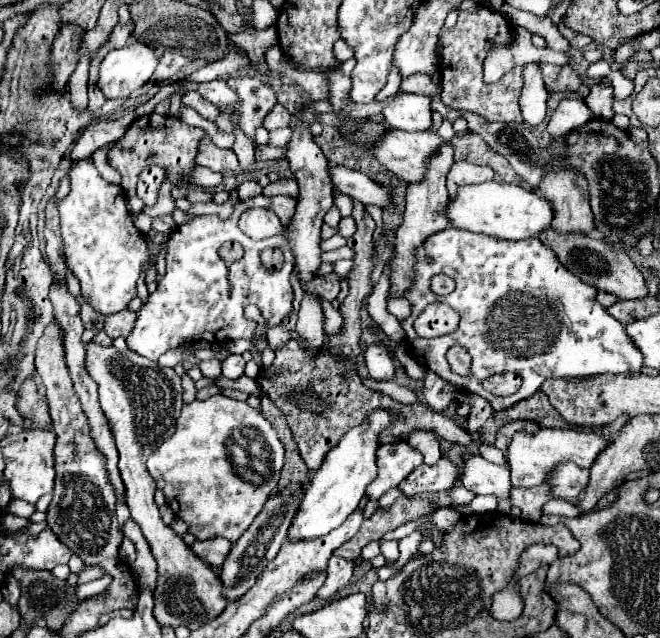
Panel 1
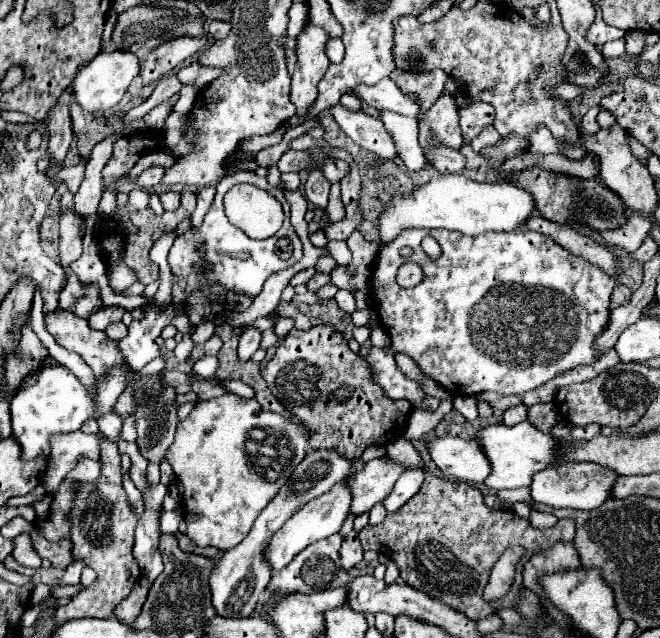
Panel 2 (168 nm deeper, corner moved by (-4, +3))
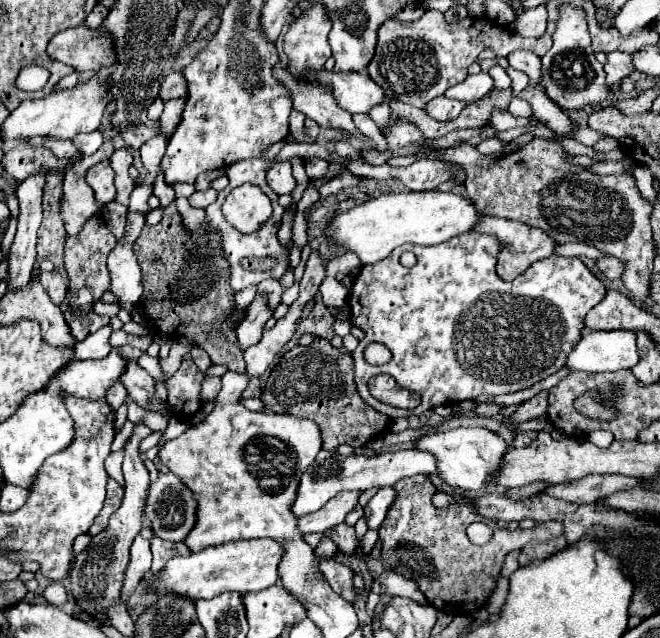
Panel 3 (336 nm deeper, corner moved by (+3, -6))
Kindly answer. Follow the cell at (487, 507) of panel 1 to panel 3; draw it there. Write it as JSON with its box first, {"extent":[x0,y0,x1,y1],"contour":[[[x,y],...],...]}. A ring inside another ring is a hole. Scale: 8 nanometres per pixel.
{"extent":[417,428,509,492],"contour":[[[455,428],[455,430],[445,430],[445,432],[435,432],[431,436],[423,436],[417,442],[417,448],[433,452],[437,456],[439,478],[445,484],[455,486],[459,490],[467,490],[467,492],[481,492],[487,488],[489,482],[493,482],[493,476],[499,470],[509,446],[499,434],[487,428]]]}

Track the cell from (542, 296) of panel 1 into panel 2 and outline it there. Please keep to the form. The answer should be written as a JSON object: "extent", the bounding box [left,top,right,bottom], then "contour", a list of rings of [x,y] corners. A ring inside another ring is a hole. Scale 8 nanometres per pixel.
{"extent":[366,227,618,407],"contour":[[[520,227],[520,229],[512,231],[512,233],[494,233],[494,231],[488,231],[488,235],[474,235],[474,237],[460,235],[460,233],[456,233],[456,231],[444,231],[444,229],[436,229],[436,231],[406,229],[406,231],[402,231],[402,235],[400,235],[396,241],[392,241],[392,243],[386,245],[386,247],[382,247],[382,251],[376,255],[376,261],[374,261],[374,267],[372,267],[372,277],[370,277],[370,281],[368,281],[370,307],[376,311],[380,325],[384,325],[386,333],[390,335],[390,345],[388,345],[388,347],[370,347],[368,355],[366,355],[366,361],[368,361],[370,371],[372,371],[372,381],[382,387],[382,391],[384,391],[384,395],[386,395],[388,399],[406,399],[406,401],[412,403],[412,407],[418,407],[418,405],[422,403],[422,399],[426,397],[426,393],[424,393],[424,389],[422,389],[420,383],[408,379],[408,377],[396,367],[394,353],[396,353],[396,351],[402,351],[402,353],[406,353],[410,359],[414,359],[414,363],[420,367],[420,371],[422,371],[428,379],[436,381],[438,385],[442,385],[442,387],[444,387],[448,393],[452,393],[452,395],[458,395],[458,393],[460,393],[460,395],[478,395],[478,393],[484,393],[484,391],[496,391],[496,393],[502,393],[502,395],[516,395],[516,393],[532,391],[532,389],[540,387],[542,383],[550,381],[552,377],[556,377],[558,373],[562,373],[562,371],[566,371],[566,369],[572,369],[572,367],[576,367],[576,365],[594,363],[594,361],[600,357],[600,355],[592,349],[592,343],[594,343],[594,337],[596,337],[596,335],[604,329],[604,325],[608,323],[608,315],[610,315],[610,313],[608,313],[606,303],[610,303],[610,295],[612,295],[612,289],[616,287],[616,283],[618,283],[616,277],[606,275],[604,271],[600,271],[600,267],[596,267],[596,265],[592,265],[592,263],[588,263],[588,261],[584,261],[584,259],[580,259],[580,257],[568,253],[566,249],[562,249],[560,245],[556,245],[550,237],[540,235],[540,233],[536,233],[536,231],[530,231],[530,229],[526,229],[526,227]],[[426,235],[432,235],[432,237],[438,241],[438,245],[442,247],[442,253],[440,253],[438,259],[426,257],[424,249],[420,247],[420,241],[422,241]],[[404,245],[408,245],[408,247],[414,249],[414,253],[412,253],[410,257],[402,257],[402,255],[398,253],[398,247],[404,247]],[[408,261],[418,263],[418,265],[422,267],[422,273],[424,273],[422,281],[420,281],[416,287],[412,287],[412,289],[400,287],[400,285],[396,283],[398,267],[400,267],[402,263],[408,263]]]}

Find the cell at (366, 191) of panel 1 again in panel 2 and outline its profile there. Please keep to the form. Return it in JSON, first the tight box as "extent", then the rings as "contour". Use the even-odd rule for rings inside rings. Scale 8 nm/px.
{"extent":[322,159,350,183],"contour":[[[324,159],[322,161],[322,171],[324,171],[324,177],[330,183],[336,183],[342,177],[346,177],[346,173],[350,171],[350,167],[348,167],[346,161],[340,161],[340,159]]]}

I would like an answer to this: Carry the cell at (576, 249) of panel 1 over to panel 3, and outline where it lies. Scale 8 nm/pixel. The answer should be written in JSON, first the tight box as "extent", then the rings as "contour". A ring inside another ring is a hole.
{"extent":[475,216,557,280],"contour":[[[485,216],[485,220],[481,222],[481,228],[475,228],[475,232],[495,234],[507,246],[507,248],[501,250],[499,264],[497,264],[497,272],[499,272],[499,276],[503,280],[513,280],[513,278],[521,276],[521,272],[525,272],[533,262],[553,256],[555,254],[555,248],[557,248],[557,242],[551,240],[549,236],[545,236],[545,232],[541,232],[539,228],[531,228],[527,224],[521,224],[517,220],[503,220],[503,218]]]}

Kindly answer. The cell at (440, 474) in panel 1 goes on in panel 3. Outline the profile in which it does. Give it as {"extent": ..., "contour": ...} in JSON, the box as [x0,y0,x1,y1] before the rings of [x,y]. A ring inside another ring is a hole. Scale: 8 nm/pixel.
{"extent":[365,488,397,530],"contour":[[[381,488],[381,490],[369,500],[367,510],[365,510],[365,516],[367,516],[367,524],[369,524],[369,528],[377,530],[377,528],[381,526],[381,522],[385,520],[389,508],[393,506],[395,498],[397,498],[395,488]]]}

